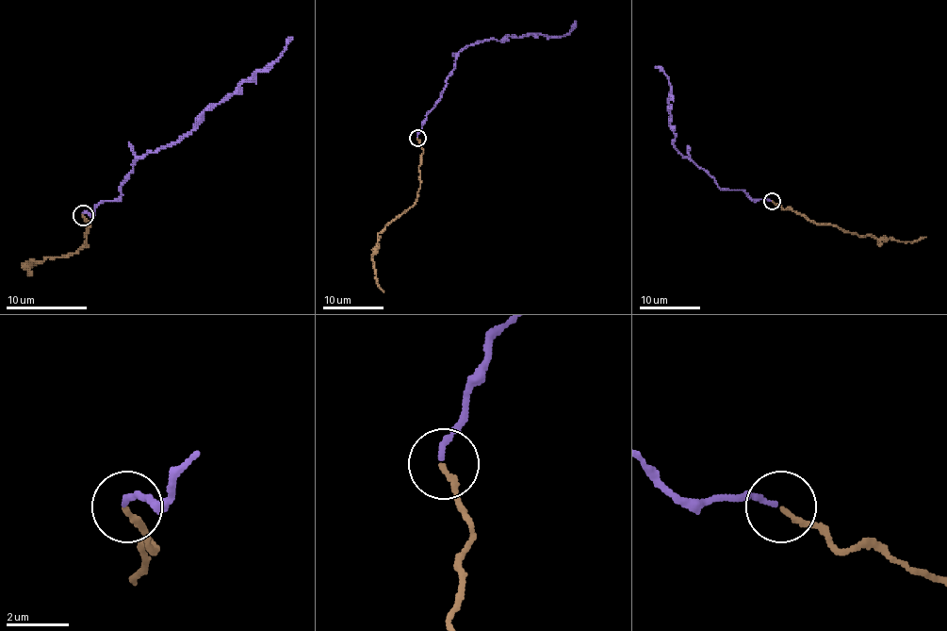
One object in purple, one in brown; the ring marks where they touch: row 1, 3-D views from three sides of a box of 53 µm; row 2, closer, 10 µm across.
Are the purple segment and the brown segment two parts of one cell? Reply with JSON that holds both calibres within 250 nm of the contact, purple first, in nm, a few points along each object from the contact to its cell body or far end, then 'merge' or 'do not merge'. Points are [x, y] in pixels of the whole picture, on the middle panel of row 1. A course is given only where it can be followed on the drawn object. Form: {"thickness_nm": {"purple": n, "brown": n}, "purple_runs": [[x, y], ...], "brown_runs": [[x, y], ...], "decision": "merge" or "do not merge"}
{"thickness_nm": {"purple": 170, "brown": 160}, "purple_runs": [[417, 137], [453, 68], [457, 55], [469, 45], [484, 41], [501, 41], [510, 36], [563, 36], [576, 21]], "brown_runs": [[417, 138], [423, 150], [417, 201], [378, 234], [373, 251], [376, 282], [383, 292]], "decision": "merge"}

